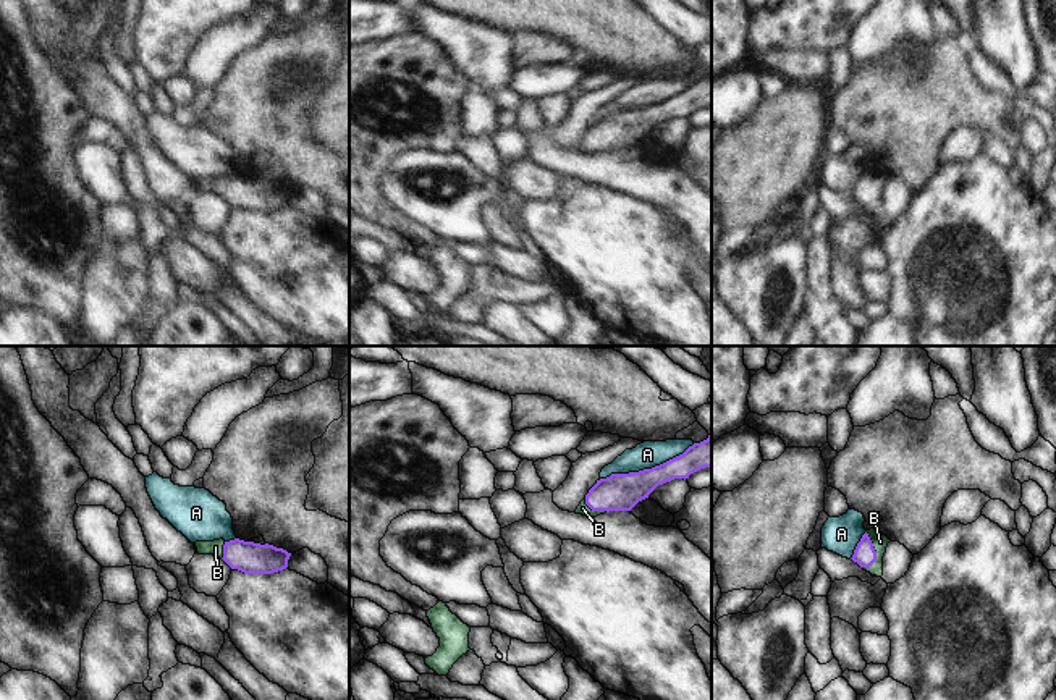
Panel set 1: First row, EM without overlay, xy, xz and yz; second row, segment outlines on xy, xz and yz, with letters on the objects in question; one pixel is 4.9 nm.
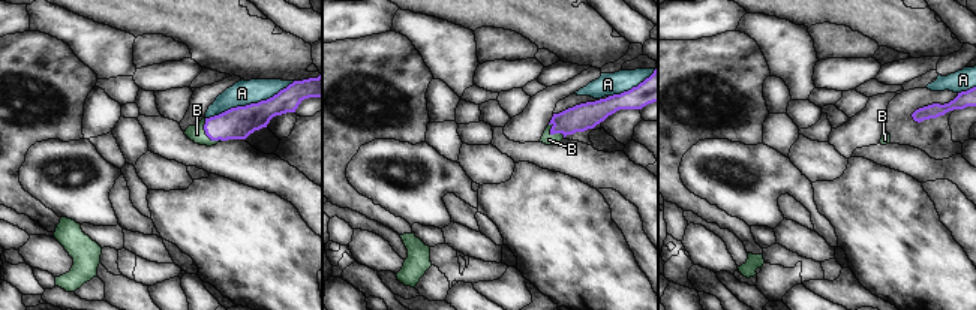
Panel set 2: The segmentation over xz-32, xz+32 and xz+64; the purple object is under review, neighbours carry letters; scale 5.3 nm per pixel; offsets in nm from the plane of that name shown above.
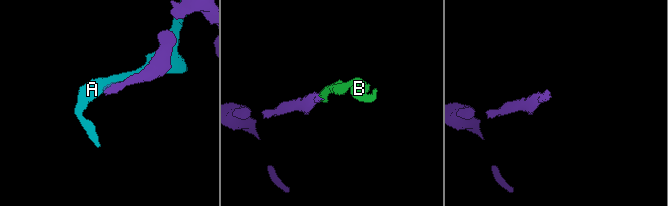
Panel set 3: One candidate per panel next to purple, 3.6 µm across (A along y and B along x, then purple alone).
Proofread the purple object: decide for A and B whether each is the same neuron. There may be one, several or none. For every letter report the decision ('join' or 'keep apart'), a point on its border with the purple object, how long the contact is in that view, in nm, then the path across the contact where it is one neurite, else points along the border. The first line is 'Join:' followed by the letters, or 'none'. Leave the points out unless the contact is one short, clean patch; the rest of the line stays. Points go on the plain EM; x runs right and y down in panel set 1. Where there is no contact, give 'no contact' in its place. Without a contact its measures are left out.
Join: B
A: keep apart; meets purple in xz at (647, 107); contact 500 nm long
B: join; meets purple in yz at (874, 188); contact 180 nm long; runs through yz (864, 193), (874, 188), (880, 180)

